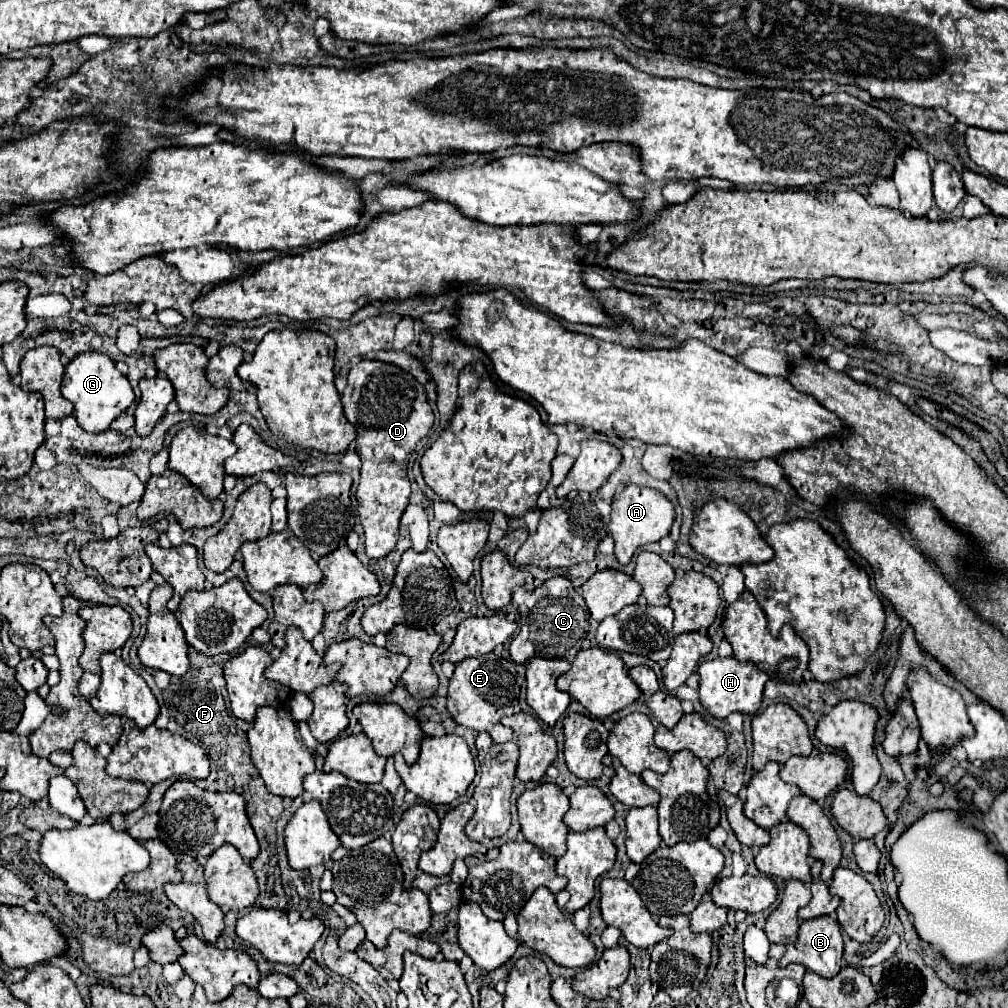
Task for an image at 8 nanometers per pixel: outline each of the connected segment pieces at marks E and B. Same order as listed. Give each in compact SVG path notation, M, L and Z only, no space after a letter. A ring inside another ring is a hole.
M494 652L486 654L484 658L466 658L456 664L454 676L450 678L448 712L458 724L478 732L488 732L494 742L510 742L514 740L514 732L500 720L502 716L512 714L512 706L518 704L518 694L518 672L512 660L498 658Z
M834 916L804 920L800 924L800 936L794 944L788 946L786 954L780 960L780 966L798 962L806 970L816 972L824 978L832 978L842 970L844 938L842 928Z

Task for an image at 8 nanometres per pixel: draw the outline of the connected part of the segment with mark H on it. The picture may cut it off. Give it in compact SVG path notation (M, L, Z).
M734 656L704 660L698 666L698 674L700 674L700 702L714 718L726 718L732 712L756 714L764 698L764 684L770 680L770 676L756 668L756 664L740 662Z

